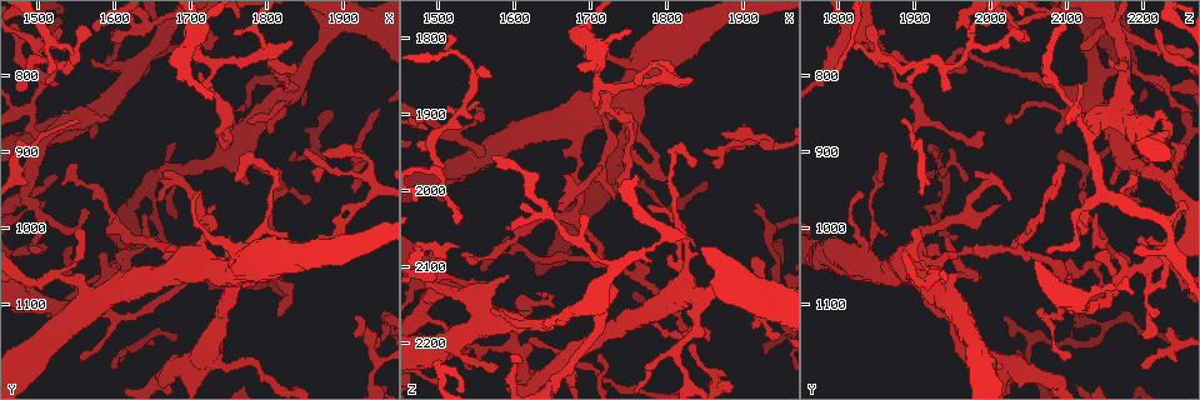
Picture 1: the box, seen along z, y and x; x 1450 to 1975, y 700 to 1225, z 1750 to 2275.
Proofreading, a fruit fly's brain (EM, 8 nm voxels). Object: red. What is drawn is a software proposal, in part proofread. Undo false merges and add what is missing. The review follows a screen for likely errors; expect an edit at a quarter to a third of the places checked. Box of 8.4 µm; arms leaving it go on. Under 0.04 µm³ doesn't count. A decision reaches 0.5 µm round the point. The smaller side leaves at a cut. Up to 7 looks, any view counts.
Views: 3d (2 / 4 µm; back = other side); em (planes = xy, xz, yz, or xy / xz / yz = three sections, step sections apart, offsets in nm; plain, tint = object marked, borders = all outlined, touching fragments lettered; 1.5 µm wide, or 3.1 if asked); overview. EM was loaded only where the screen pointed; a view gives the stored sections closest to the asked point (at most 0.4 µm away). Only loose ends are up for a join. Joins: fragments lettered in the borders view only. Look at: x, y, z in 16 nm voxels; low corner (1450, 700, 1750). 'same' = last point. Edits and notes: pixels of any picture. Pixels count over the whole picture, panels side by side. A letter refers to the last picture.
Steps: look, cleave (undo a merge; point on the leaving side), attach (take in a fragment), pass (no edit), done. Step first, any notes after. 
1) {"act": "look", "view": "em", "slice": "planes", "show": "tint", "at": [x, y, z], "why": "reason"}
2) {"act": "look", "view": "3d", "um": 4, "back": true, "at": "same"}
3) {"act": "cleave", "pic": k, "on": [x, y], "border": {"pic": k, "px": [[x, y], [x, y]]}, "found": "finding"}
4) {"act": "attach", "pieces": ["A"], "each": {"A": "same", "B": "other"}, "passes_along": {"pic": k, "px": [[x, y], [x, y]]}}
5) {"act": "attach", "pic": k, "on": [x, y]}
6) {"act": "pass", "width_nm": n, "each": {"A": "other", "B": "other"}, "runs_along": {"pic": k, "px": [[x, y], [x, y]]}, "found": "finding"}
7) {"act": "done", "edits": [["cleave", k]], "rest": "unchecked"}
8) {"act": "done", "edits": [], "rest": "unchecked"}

{"act": "look", "view": "em", "slice": "planes", "show": "borders", "at": [1490, 845, 2115]}

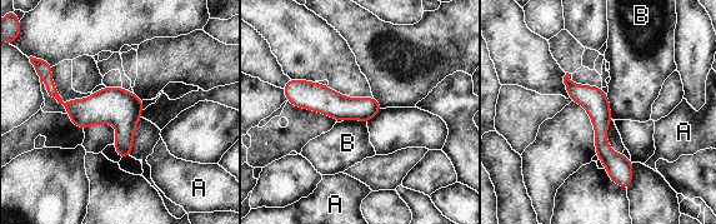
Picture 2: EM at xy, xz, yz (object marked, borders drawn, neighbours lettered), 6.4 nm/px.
{"act": "pass", "width_nm": 160, "each": {"A": "other", "B": "other"}, "runs_along": {"pic": 2, "px": [[566, 80], [626, 180]]}, "found": "one neuron here"}

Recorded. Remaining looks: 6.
{"act": "look", "view": "em", "slice": "planes", "show": "plain", "at": [1680, 1030, 2035], "why": "three arms meet"}

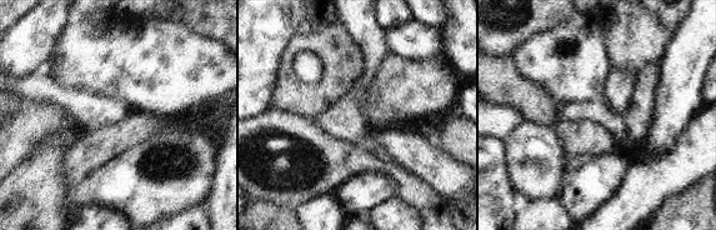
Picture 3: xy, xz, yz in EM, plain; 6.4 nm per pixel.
{"act": "look", "view": "em", "slice": "planes", "show": "borders", "at": "same"}

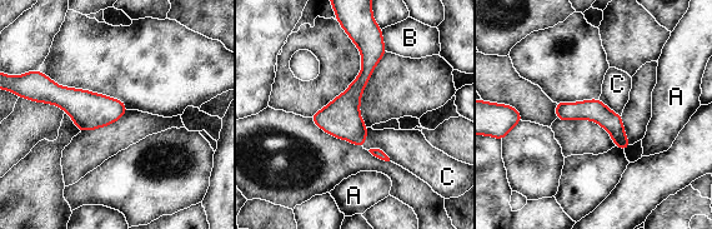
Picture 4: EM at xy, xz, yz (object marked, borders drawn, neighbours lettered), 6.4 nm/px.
{"act": "pass", "each": {"A": "other", "B": "other", "C": "other"}, "runs_along": {"pic": 4, "px": [[361, 43], [360, 143]]}, "found": "continuous, no second neuron"}

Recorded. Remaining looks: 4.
{"act": "look", "view": "3d", "um": 4, "at": [1640, 975, 2135], "why": "free end"}

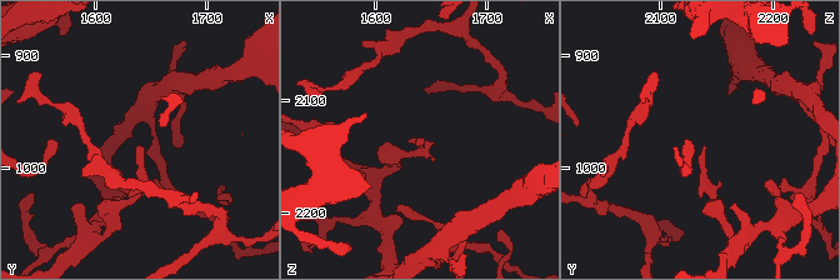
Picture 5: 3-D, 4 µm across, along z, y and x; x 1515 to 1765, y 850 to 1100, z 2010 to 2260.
{"act": "look", "view": "em", "slice": "planes", "show": "borders", "at": [1638, 978, 2138], "why": "shape alone is not enough"}

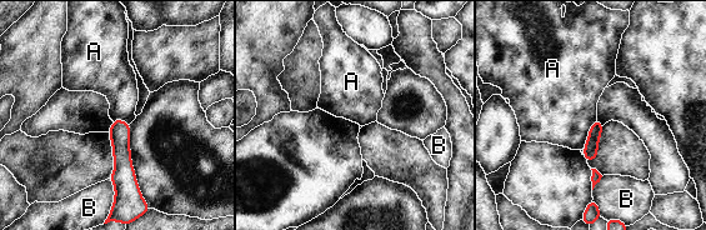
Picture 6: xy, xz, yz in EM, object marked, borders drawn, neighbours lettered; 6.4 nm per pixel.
{"act": "pass", "each": {"A": "other", "B": "other"}, "runs_along": {"pic": 6, "px": [[116, 123], [120, 130], [121, 188]]}, "found": "none of them fits"}

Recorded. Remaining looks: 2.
{"act": "done", "edits": [], "rest": "unchecked"}

